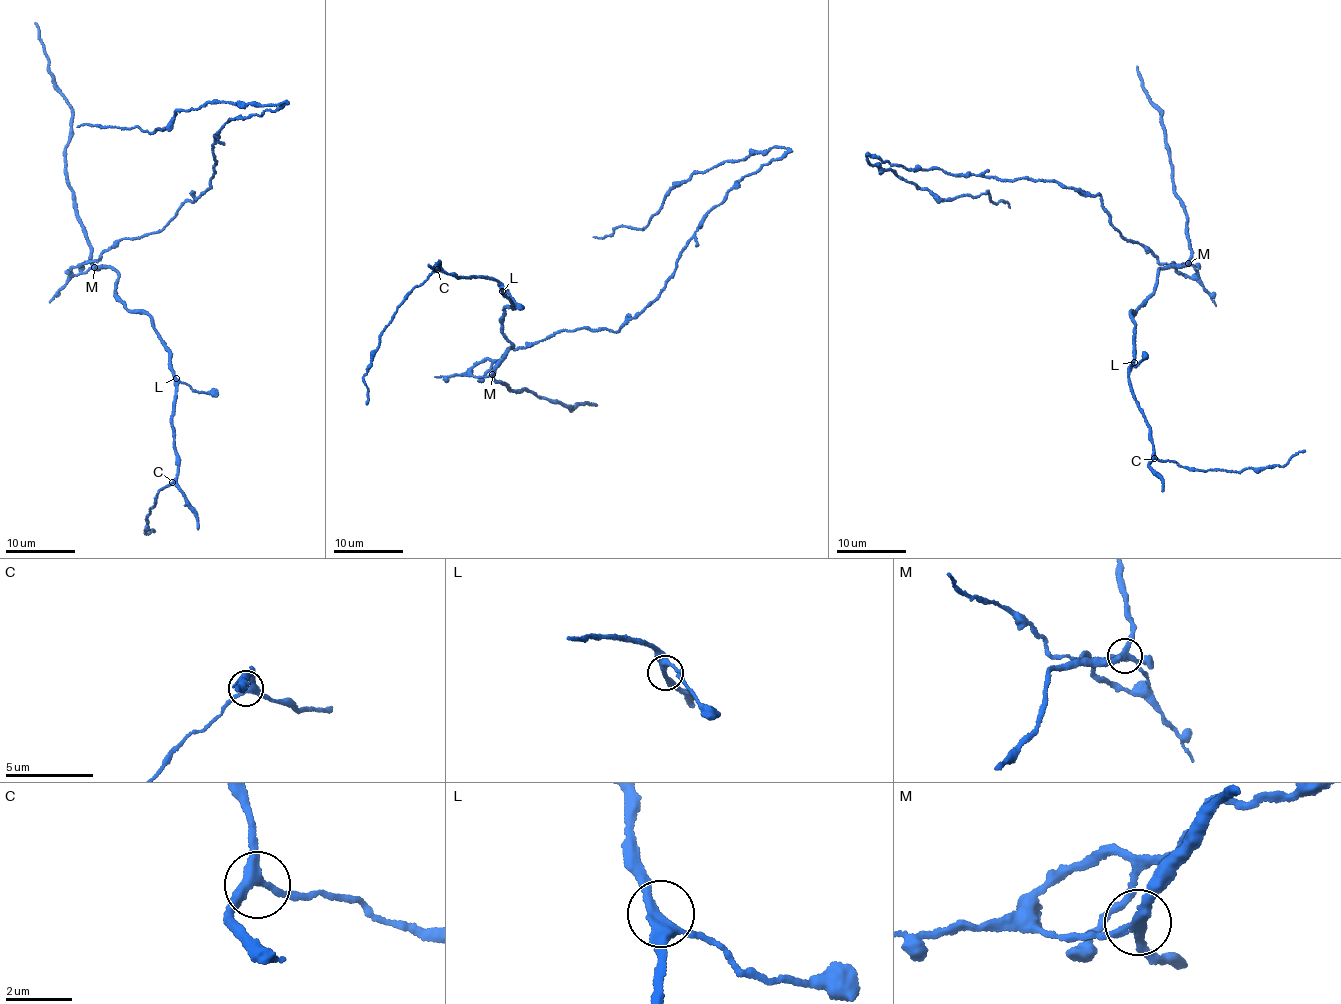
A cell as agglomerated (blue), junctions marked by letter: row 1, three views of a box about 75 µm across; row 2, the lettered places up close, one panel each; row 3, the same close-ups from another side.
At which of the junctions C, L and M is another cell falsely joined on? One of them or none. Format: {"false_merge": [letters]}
{"false_merge": ["M"]}

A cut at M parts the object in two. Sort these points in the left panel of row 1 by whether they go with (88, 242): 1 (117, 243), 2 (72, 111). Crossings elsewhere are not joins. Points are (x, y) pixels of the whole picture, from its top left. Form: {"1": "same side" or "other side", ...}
{"1": "other side", "2": "same side"}

